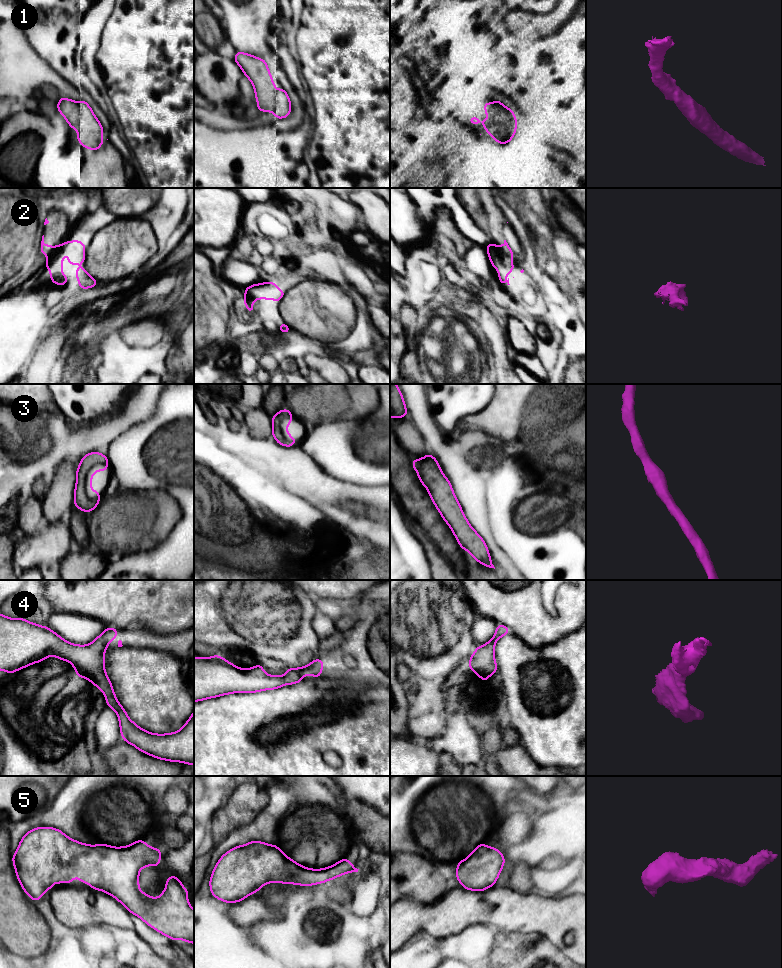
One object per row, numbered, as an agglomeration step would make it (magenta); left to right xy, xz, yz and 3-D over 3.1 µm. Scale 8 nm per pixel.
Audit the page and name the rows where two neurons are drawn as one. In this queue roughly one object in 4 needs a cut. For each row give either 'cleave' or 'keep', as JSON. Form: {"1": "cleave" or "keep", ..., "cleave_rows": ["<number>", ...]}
{"1": "keep", "2": "cleave", "3": "keep", "4": "keep", "5": "keep", "cleave_rows": ["2"]}

